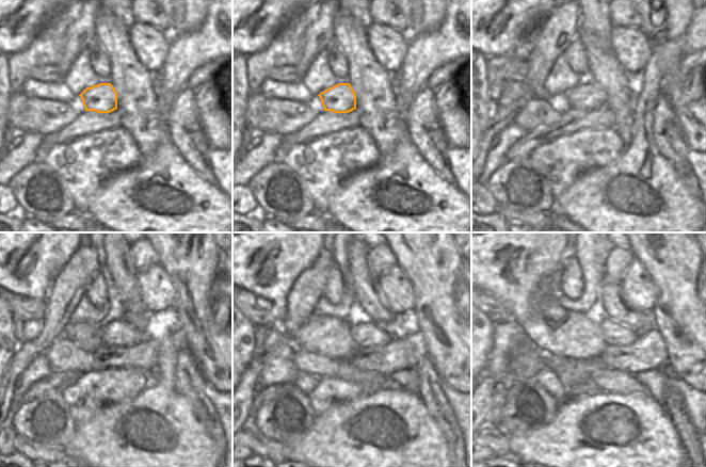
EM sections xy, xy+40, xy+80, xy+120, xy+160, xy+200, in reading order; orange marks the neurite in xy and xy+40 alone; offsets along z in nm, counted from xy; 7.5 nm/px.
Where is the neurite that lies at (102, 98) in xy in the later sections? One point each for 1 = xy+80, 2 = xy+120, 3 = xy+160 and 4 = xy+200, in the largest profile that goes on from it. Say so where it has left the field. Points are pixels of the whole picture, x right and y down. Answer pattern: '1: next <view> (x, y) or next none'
1: next xy+80 (588, 97)
2: next xy+120 (116, 334)
3: next xy+160 (365, 333)
4: next xy+200 (614, 334)

